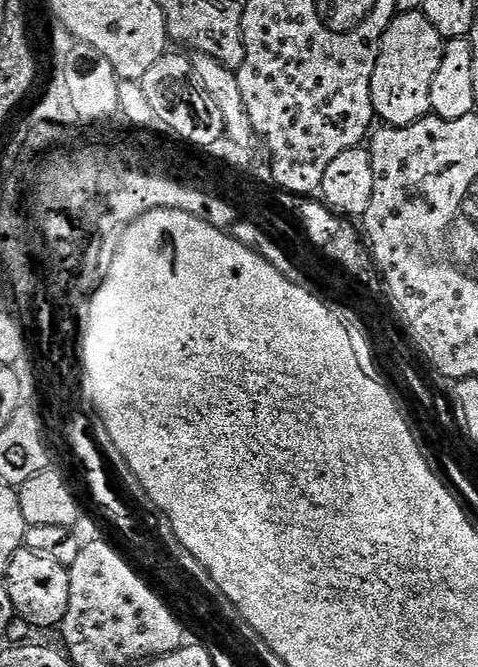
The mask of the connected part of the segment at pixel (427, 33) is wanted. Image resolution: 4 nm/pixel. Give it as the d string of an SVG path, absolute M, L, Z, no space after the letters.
M423 11L400 12L385 30L372 79L372 105L385 125L410 126L432 112L431 86L442 62L444 46L440 31Z

